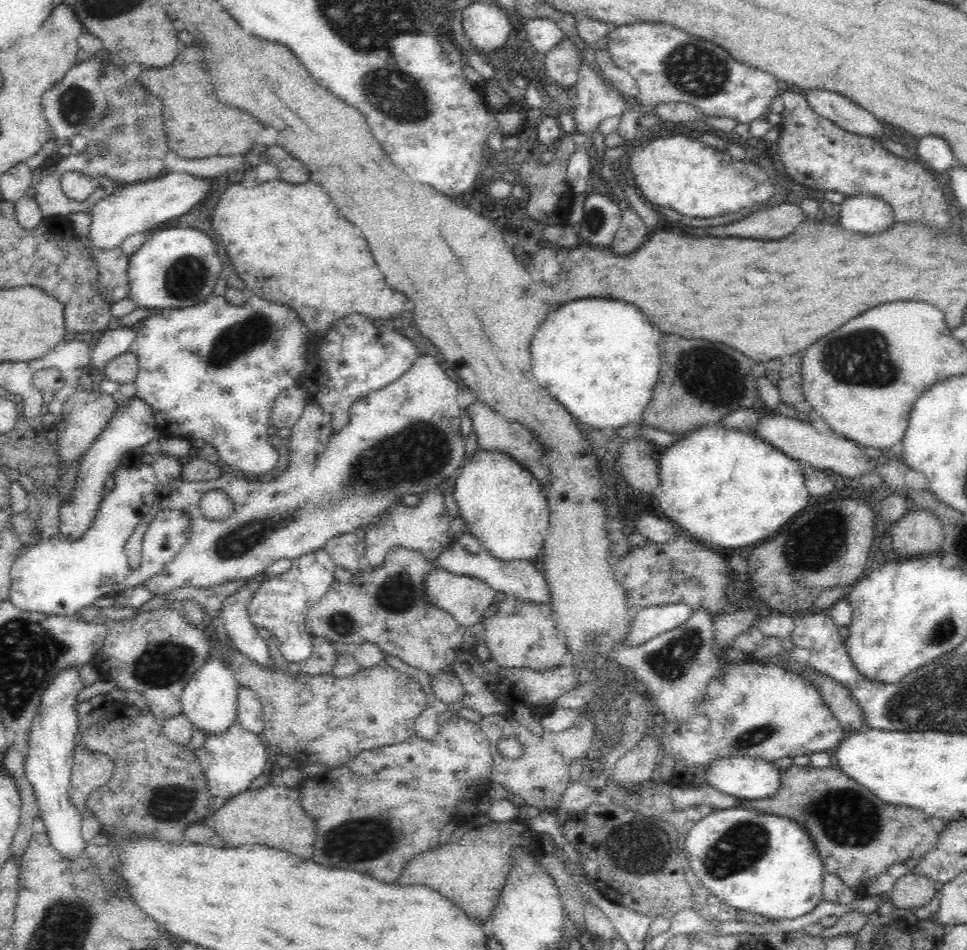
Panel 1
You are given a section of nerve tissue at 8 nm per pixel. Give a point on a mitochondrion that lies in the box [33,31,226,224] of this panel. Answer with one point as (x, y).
(74, 105)

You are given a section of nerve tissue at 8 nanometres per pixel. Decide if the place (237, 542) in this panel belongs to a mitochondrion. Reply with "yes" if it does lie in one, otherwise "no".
yes

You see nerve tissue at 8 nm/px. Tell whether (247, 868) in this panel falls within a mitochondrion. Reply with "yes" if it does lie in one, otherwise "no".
no

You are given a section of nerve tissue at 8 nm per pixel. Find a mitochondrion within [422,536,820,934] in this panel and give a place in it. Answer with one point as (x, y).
(744, 843)

